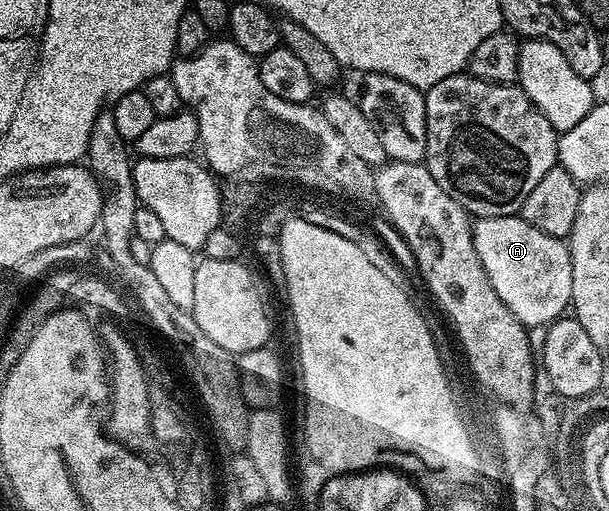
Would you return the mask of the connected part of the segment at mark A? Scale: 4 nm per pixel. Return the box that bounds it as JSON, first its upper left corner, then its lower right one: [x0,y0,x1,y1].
[471,214,573,327]

